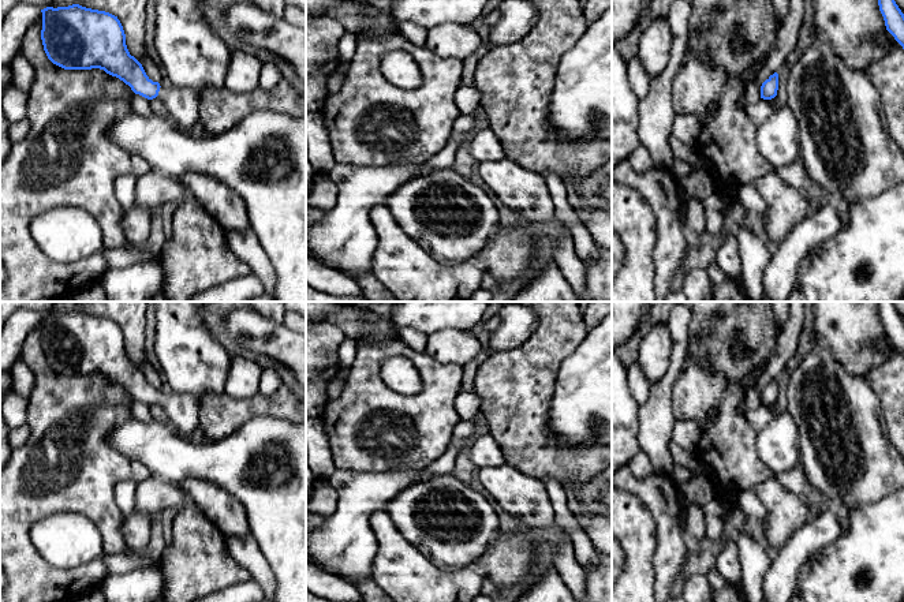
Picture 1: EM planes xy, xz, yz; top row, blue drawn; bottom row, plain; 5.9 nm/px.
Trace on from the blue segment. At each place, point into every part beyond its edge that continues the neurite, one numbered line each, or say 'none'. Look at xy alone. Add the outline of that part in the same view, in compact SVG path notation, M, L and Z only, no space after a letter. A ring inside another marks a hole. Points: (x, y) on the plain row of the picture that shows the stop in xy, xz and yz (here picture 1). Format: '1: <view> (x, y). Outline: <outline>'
1: xy (182, 410). Outline: M160 393L157 401L168 416L168 422L173 423L178 433L190 435L199 430L199 407L194 396L188 393Z

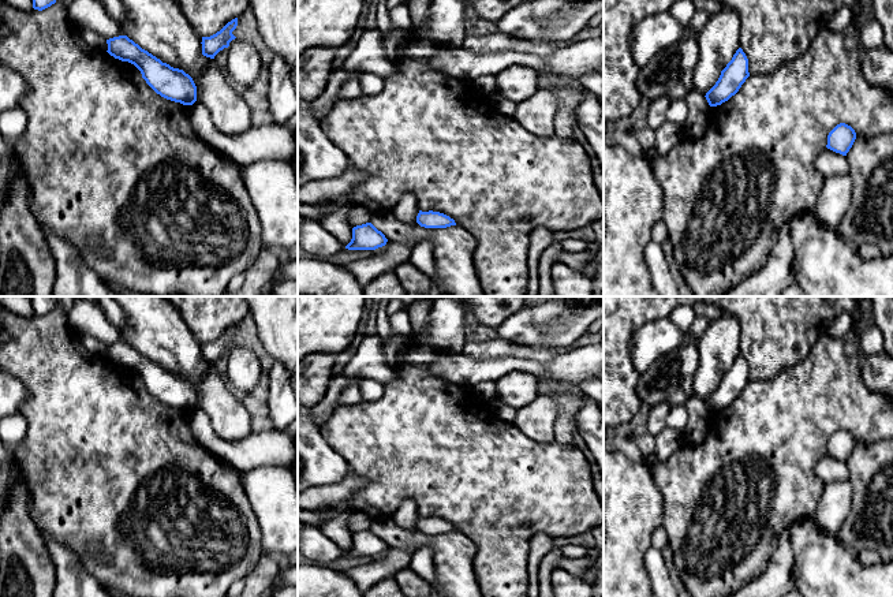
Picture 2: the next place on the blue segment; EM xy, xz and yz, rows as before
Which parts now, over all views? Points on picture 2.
none

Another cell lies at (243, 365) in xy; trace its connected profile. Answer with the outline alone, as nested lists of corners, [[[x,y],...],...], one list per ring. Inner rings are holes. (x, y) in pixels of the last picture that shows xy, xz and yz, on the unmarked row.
[[[235,344],[228,352],[228,384],[238,395],[250,393],[261,377],[259,354],[246,344]]]

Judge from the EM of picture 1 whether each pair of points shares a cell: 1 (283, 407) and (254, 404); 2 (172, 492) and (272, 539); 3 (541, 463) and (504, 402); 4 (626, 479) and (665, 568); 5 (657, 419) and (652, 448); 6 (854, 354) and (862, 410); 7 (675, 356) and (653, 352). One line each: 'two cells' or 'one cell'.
1: one cell
2: two cells
3: one cell
4: one cell
5: one cell
6: two cells
7: two cells

